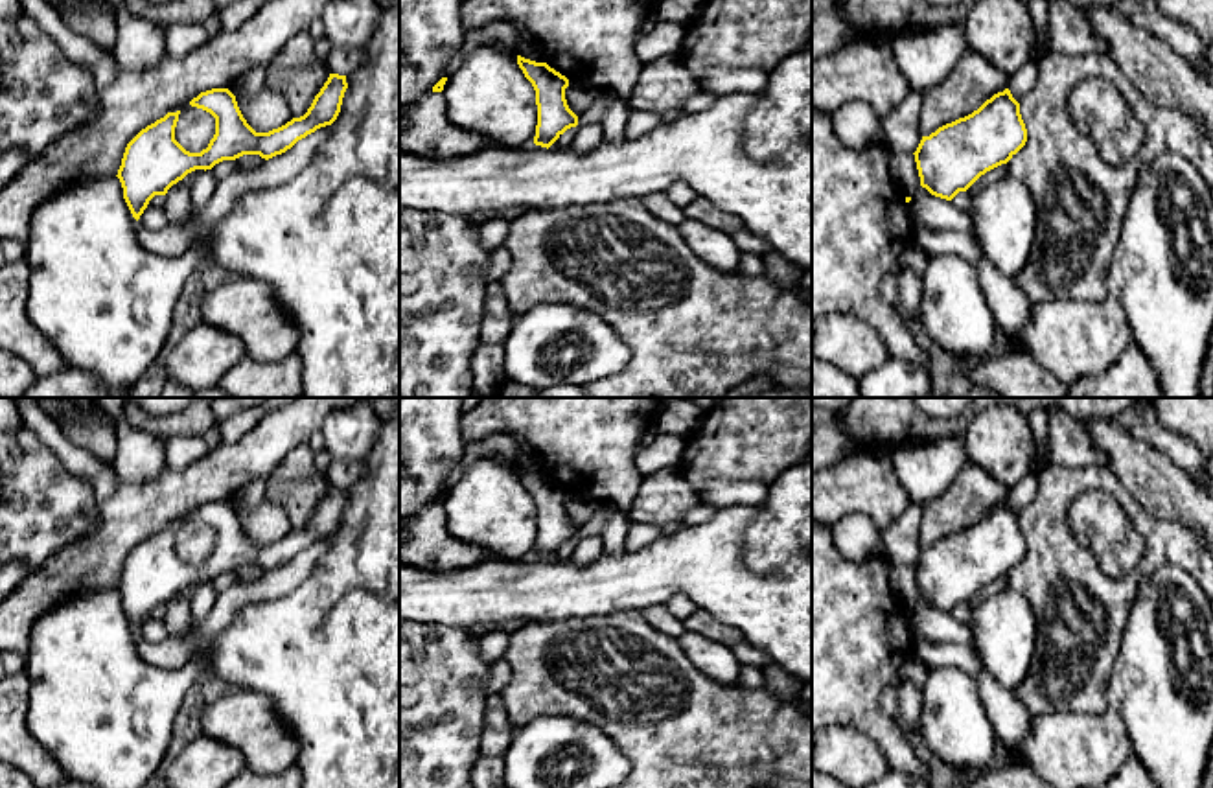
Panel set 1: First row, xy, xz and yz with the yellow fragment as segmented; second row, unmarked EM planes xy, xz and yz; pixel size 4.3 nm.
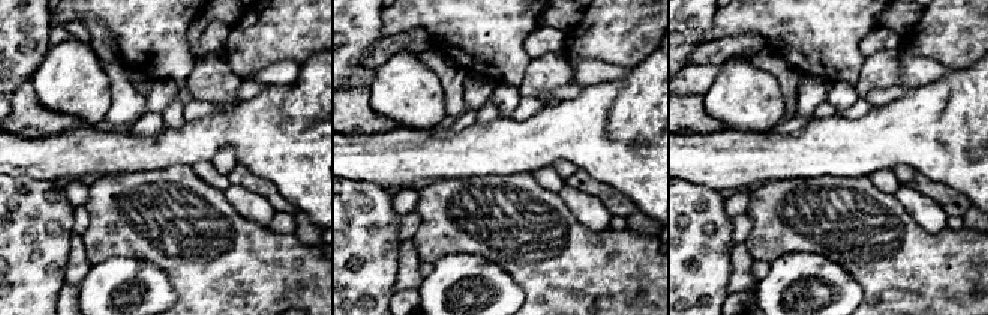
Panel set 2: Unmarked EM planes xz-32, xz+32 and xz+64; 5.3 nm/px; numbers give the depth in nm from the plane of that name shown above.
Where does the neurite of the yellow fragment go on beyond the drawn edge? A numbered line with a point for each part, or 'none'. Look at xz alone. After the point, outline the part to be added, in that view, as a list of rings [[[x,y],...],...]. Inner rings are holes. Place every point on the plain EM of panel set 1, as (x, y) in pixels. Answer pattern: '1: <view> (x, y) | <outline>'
none

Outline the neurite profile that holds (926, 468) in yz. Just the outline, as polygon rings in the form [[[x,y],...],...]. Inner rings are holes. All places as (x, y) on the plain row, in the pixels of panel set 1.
[[[963,436],[896,446],[891,458],[909,499],[918,504],[944,493],[968,462]]]

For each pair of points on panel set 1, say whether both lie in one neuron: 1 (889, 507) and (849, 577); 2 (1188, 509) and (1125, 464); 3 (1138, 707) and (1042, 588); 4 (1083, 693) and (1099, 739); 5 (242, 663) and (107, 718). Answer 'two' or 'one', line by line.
1: two
2: one
3: two
4: two
5: two

